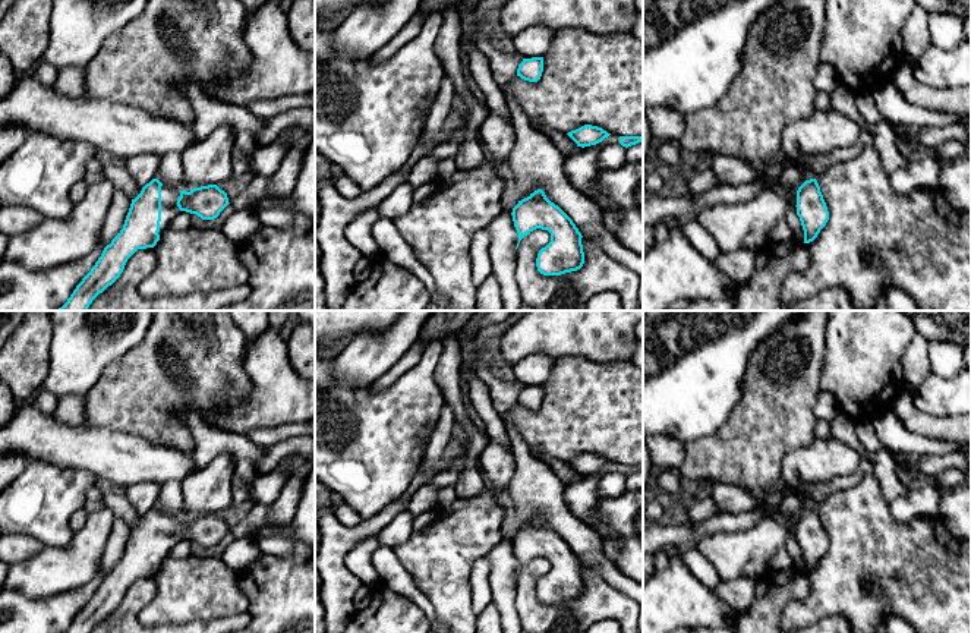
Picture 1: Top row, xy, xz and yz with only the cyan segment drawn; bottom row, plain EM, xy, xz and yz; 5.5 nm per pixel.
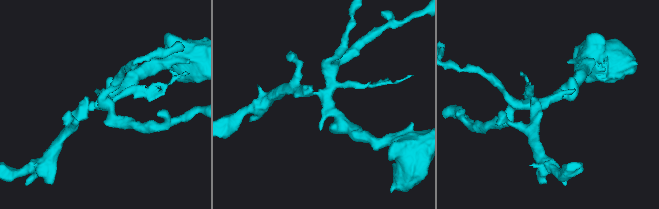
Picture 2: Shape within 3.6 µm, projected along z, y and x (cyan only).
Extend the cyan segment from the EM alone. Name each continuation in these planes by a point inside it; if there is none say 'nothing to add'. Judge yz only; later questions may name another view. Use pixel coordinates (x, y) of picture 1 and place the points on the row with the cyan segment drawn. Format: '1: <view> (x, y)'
nothing to add

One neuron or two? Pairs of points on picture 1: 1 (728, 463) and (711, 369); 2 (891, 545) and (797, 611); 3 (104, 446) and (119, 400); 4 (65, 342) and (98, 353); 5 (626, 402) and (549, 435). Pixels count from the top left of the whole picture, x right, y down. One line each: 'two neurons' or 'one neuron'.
1: two neurons
2: one neuron
3: two neurons
4: one neuron
5: one neuron

